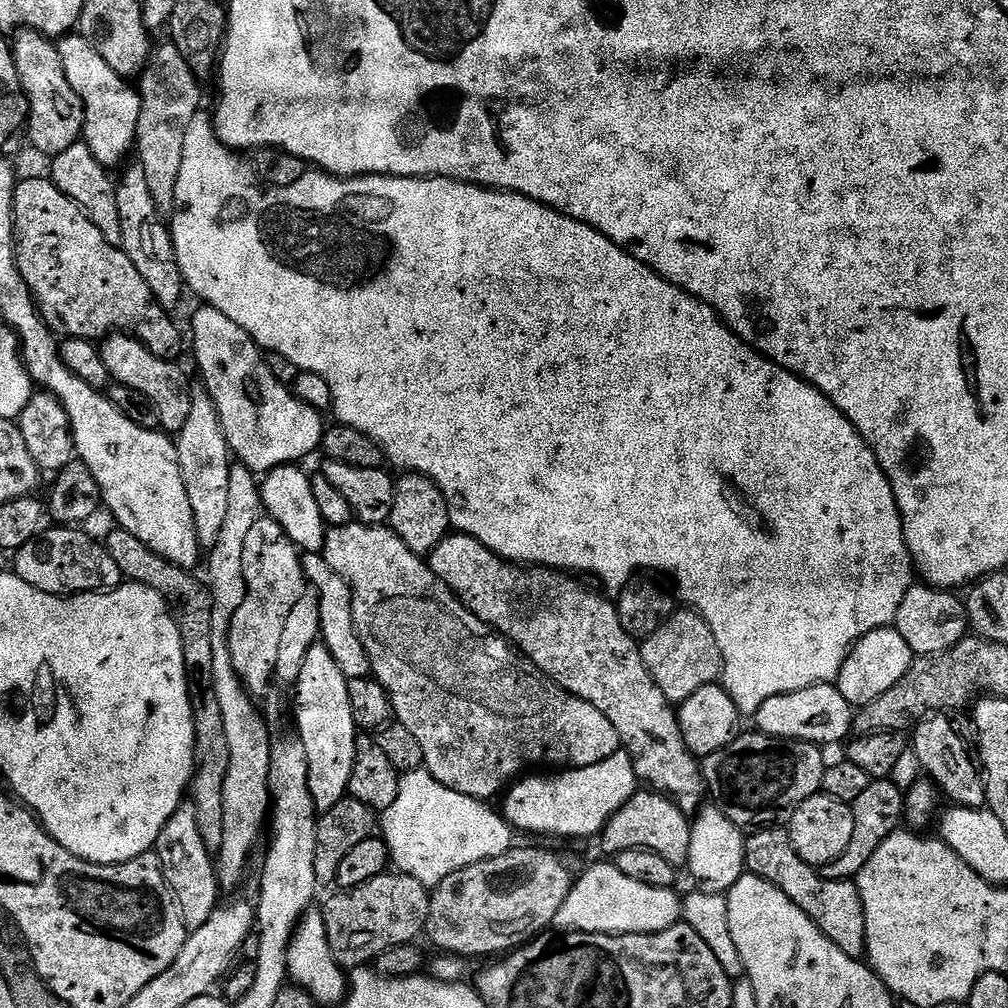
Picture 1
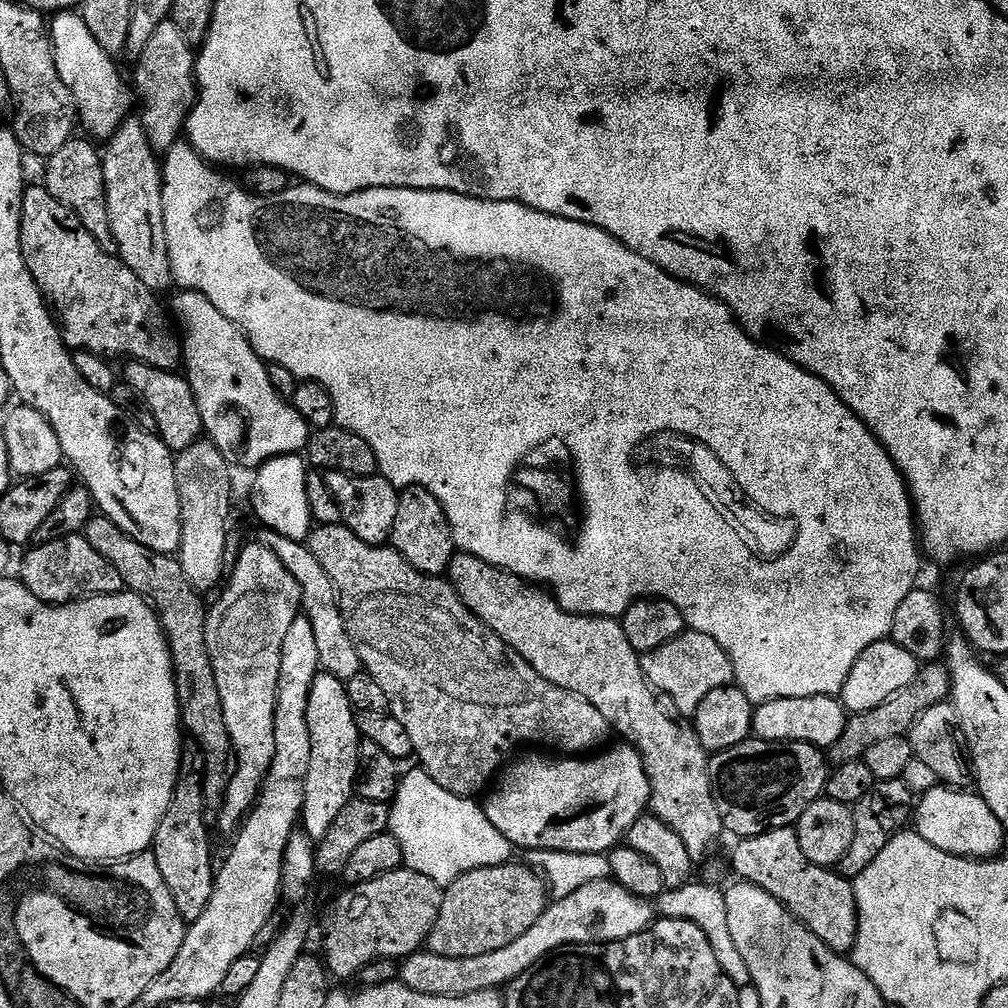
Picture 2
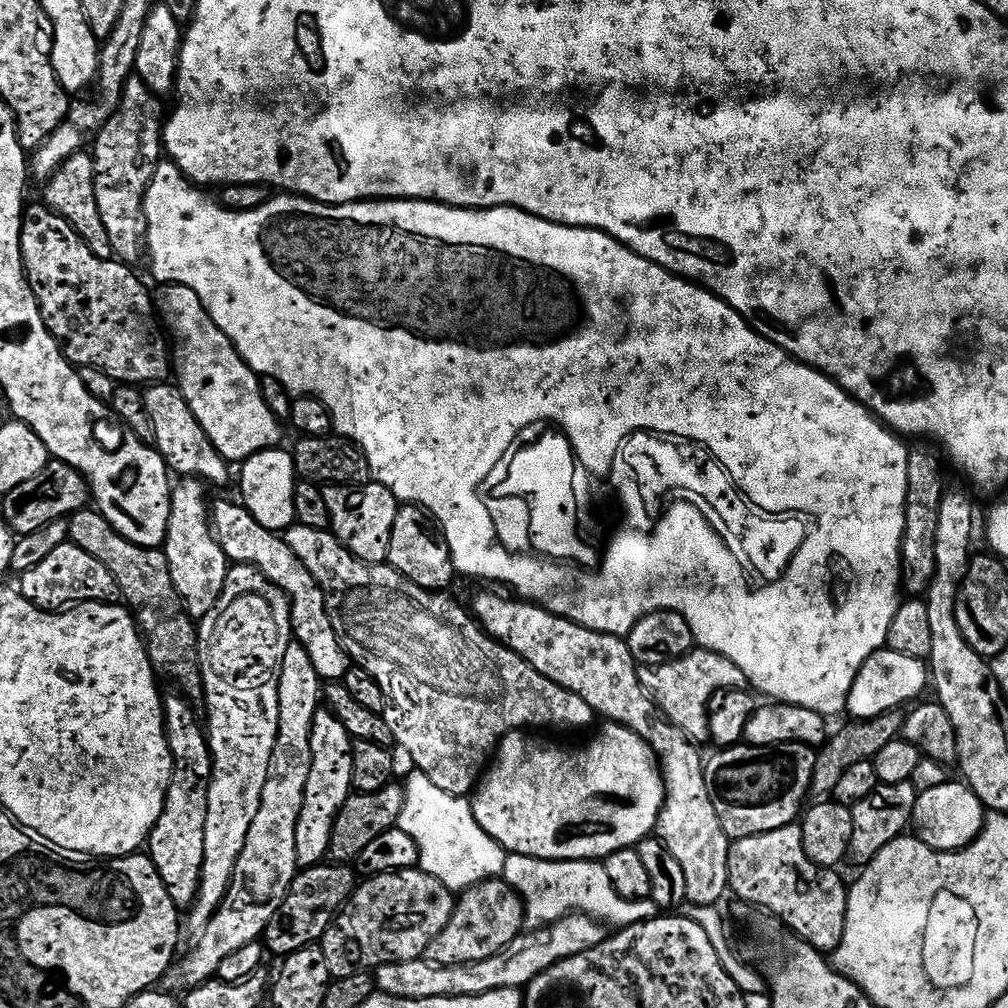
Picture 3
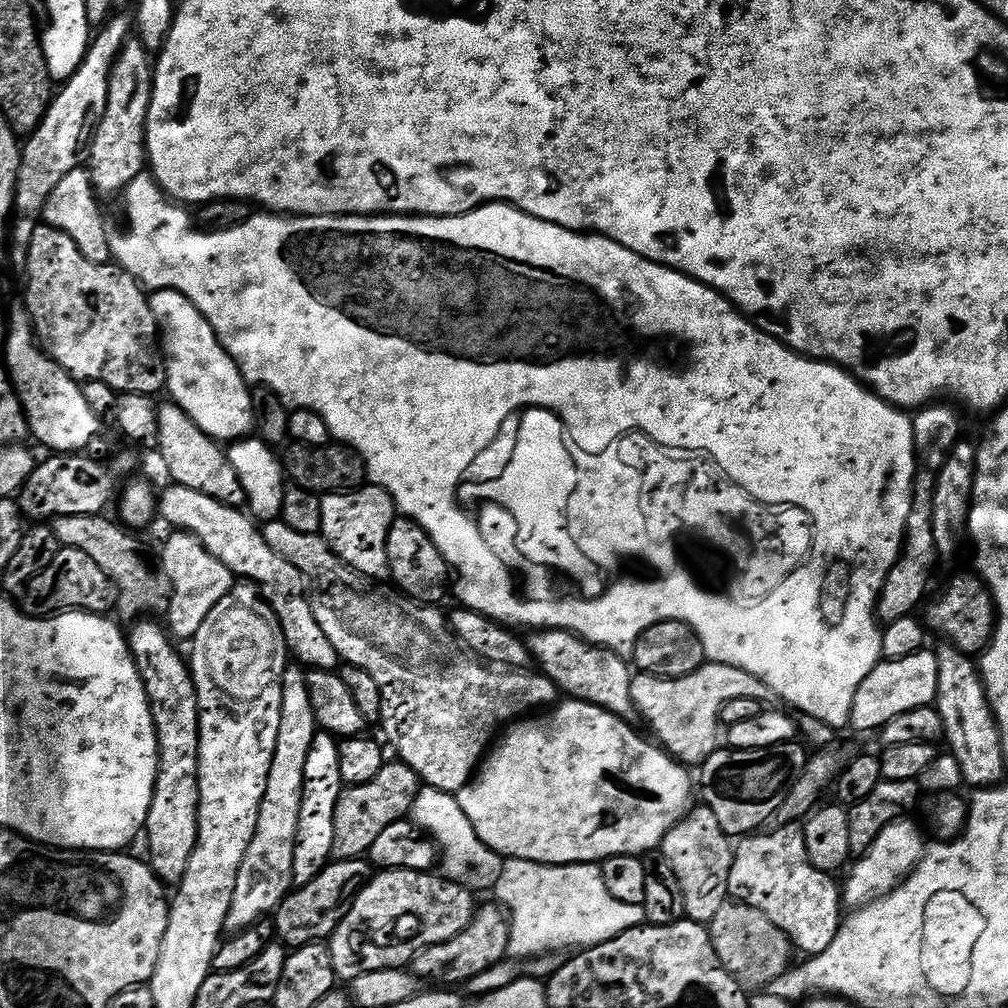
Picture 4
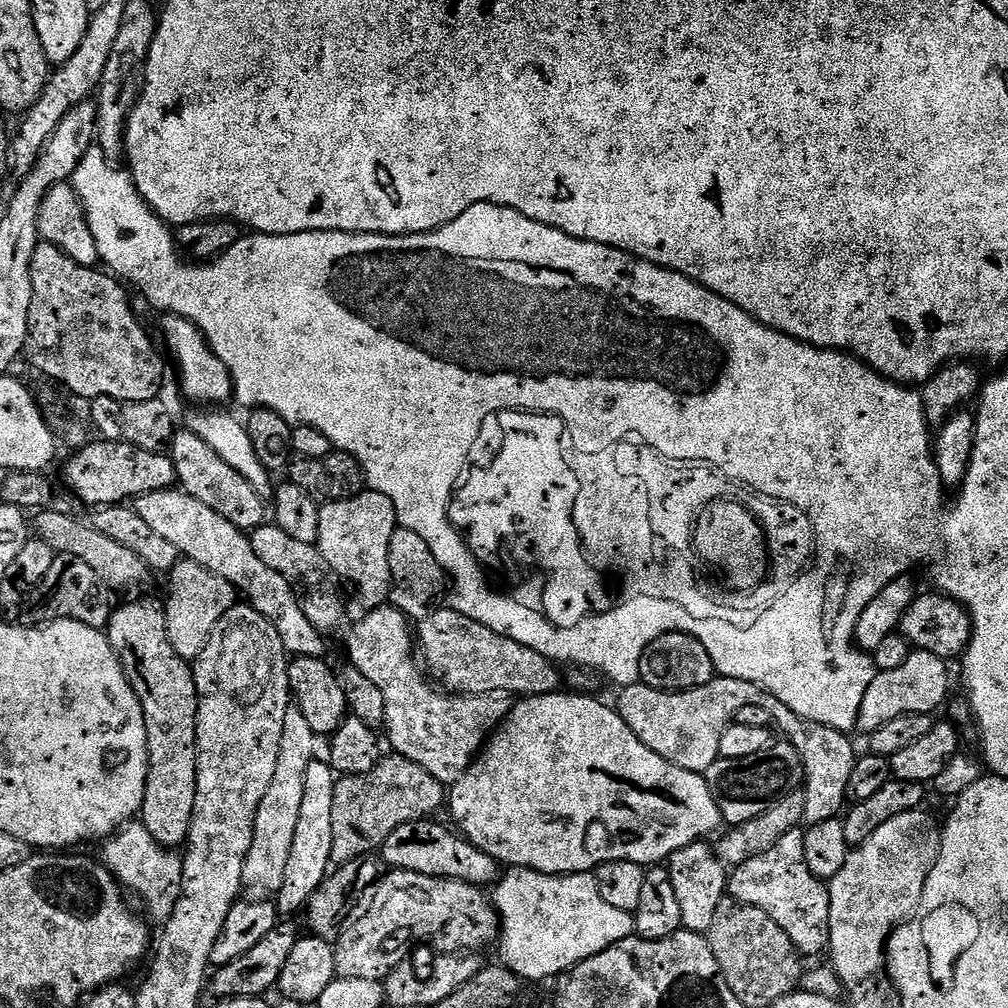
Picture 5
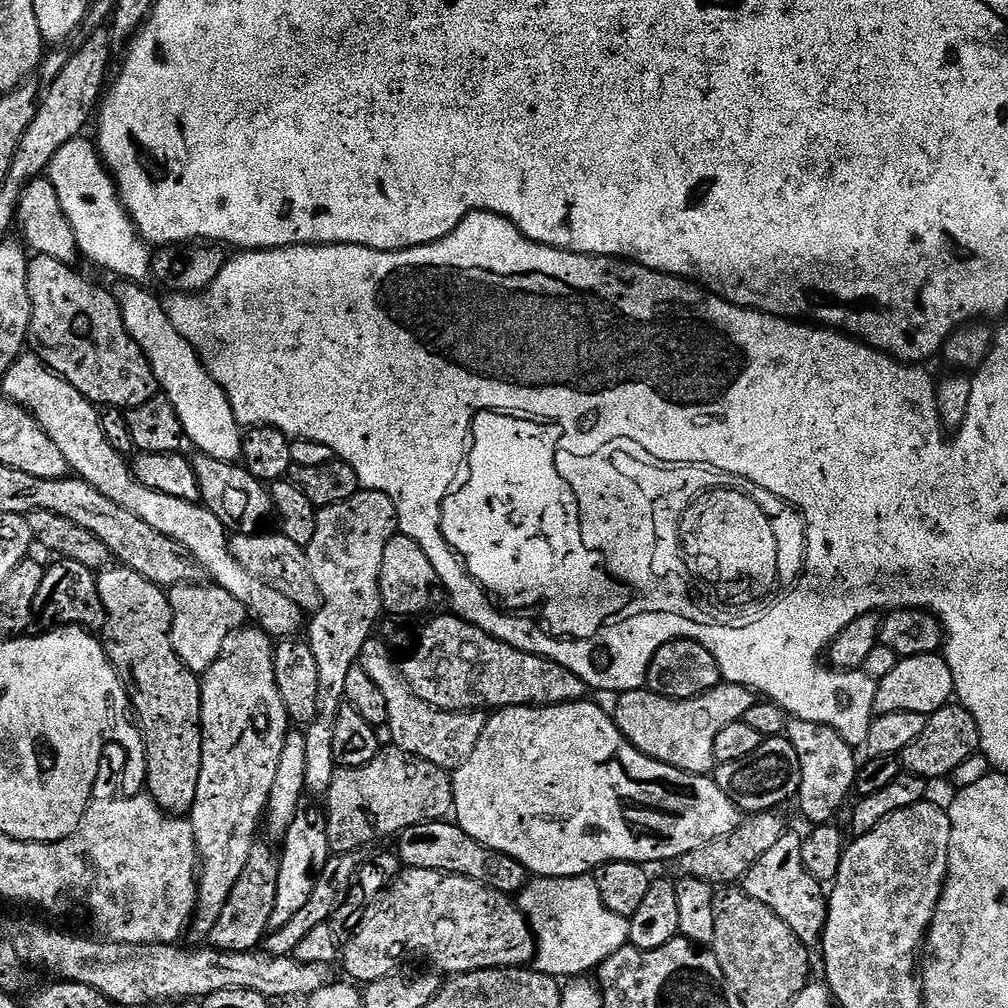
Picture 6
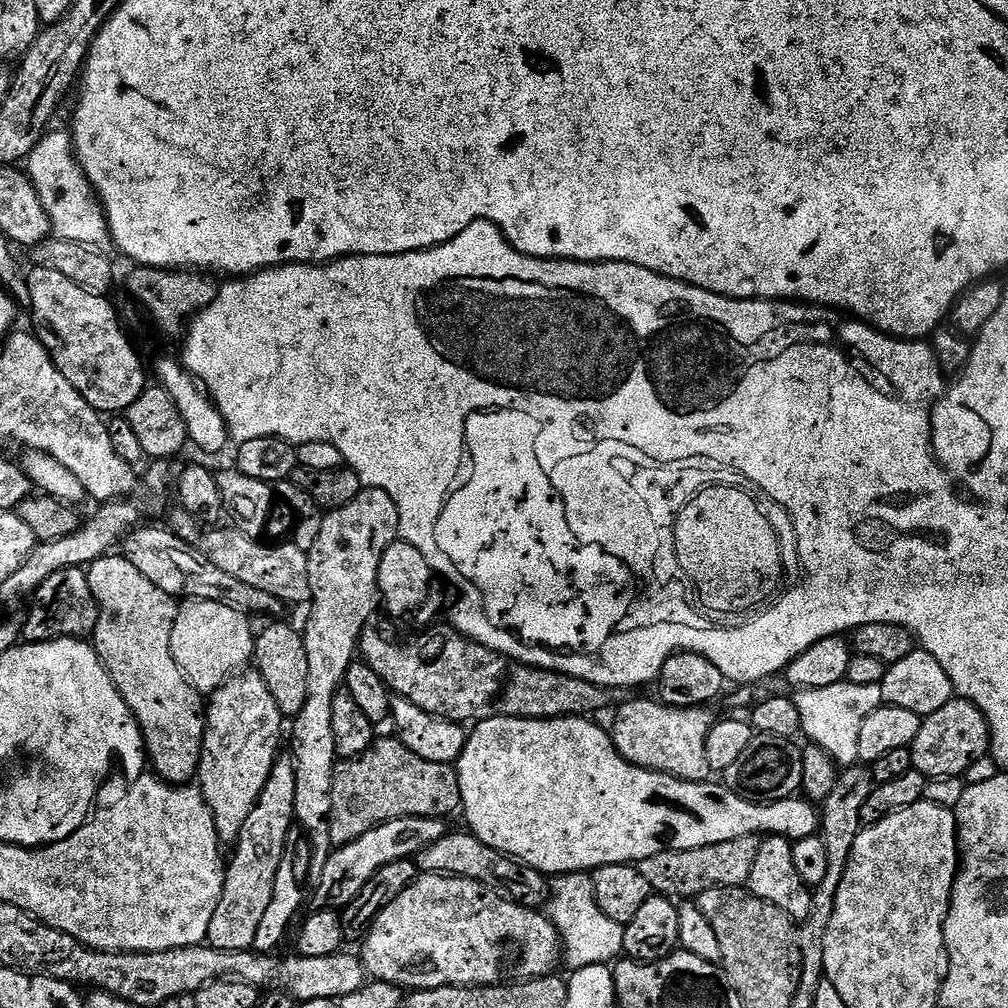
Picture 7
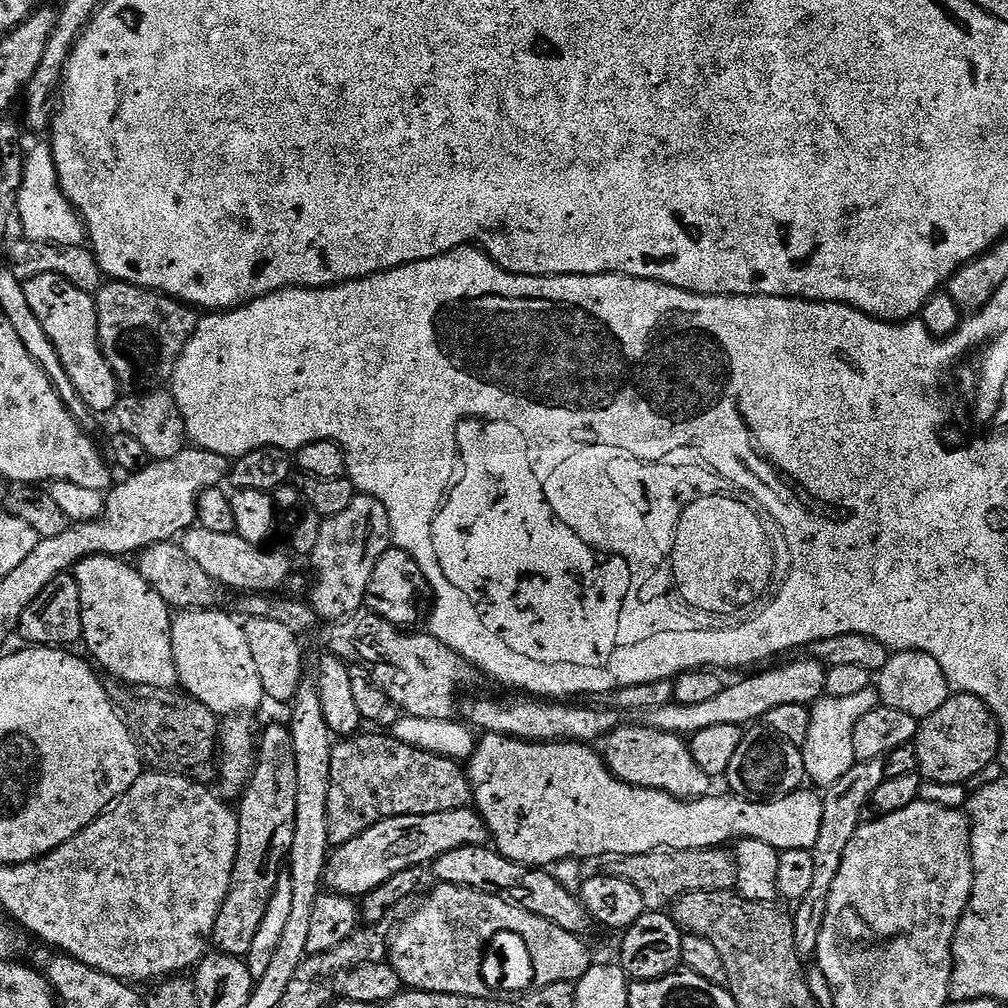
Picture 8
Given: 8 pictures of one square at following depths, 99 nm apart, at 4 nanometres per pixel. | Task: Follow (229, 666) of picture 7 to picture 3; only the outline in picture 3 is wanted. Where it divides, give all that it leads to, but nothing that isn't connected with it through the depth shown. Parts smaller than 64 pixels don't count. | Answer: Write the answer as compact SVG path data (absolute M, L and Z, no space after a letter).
M195 478L181 479L173 487L168 537L162 545L184 611L197 622L203 620L205 614L218 602L226 586L230 567L228 555L222 550L210 523L210 503L204 491L204 481Z

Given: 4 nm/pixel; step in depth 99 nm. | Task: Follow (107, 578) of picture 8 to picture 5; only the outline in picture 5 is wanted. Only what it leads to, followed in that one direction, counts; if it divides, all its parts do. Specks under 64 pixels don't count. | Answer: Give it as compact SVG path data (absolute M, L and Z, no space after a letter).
M163 599L132 600L121 608L119 605L108 619L106 635L110 646L122 662L134 694L140 700L146 722L148 777L144 807L140 809L139 819L146 826L146 830L150 830L154 842L158 842L164 848L176 850L187 845L196 797L196 722L200 718L200 698L196 694L192 664L183 660L178 650L170 646L166 604Z

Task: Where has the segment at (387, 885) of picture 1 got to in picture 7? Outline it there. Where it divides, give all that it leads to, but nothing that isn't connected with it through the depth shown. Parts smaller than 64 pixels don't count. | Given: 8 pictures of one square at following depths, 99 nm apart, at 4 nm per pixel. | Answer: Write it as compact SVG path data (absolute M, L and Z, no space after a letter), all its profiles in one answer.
M420 874L376 915L376 921L362 941L362 959L365 973L373 981L397 984L402 990L488 986L501 979L500 951L507 940L517 944L524 955L525 977L551 976L557 971L556 963L560 964L562 960L561 939L555 925L543 911L523 908L517 901L494 894L486 885L468 880L465 876Z

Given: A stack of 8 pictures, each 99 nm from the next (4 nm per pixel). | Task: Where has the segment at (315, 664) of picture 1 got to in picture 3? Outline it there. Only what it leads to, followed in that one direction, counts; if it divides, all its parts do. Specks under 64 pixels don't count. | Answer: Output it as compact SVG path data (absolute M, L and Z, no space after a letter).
M330 710L314 714L310 750L310 779L306 781L306 794L302 802L302 814L298 818L298 830L294 834L296 863L301 869L325 863L336 816L342 806L353 795L352 787L352 746L353 738L342 726L342 722Z

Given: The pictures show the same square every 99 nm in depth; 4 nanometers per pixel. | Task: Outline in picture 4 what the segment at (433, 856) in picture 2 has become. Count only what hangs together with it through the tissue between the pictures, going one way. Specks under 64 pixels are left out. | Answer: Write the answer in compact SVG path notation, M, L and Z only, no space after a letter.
M425 785L420 789L411 815L413 821L437 843L440 851L440 872L445 879L475 891L489 891L496 886L500 878L503 857L490 850L478 838L455 795Z

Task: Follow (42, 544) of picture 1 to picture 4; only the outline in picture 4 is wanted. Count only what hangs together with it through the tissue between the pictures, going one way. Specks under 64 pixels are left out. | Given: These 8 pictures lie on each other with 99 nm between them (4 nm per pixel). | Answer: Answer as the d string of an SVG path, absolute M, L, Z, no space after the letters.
M61 547L54 562L50 562L50 566L46 566L38 578L28 583L23 600L23 611L41 618L73 610L108 614L111 613L111 608L117 607L118 593L116 583L104 573L98 562L94 562L94 558L90 558L90 554L82 554L82 550L77 548Z

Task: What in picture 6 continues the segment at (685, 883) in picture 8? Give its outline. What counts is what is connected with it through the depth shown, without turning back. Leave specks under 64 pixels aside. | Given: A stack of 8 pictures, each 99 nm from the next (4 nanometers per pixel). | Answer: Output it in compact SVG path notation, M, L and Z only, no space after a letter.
M779 811L757 812L741 819L737 828L730 830L730 834L714 838L706 842L698 850L686 853L678 861L681 877L695 876L713 886L736 886L743 881L744 876L762 858L762 854L767 854L778 838L782 838L786 831L784 820L780 817Z

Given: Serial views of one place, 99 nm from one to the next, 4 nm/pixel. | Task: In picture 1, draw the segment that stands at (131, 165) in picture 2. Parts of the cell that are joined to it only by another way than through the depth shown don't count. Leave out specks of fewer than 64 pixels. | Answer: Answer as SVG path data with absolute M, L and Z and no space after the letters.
M132 166L124 177L119 177L116 193L118 218L122 220L122 242L119 247L123 248L130 262L138 266L138 274L146 278L146 286L150 286L152 299L164 308L175 309L175 304L186 296L184 276L180 273L169 225L160 221L163 220L162 213L156 208L154 198L150 195L150 186L146 183L144 171L139 166Z

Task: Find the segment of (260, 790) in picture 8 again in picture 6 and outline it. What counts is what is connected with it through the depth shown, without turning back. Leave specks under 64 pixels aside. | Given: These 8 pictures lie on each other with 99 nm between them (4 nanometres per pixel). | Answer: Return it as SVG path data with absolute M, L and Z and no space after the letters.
M264 842L257 843L246 862L246 870L242 870L242 878L230 890L230 898L226 898L226 906L222 906L218 922L214 922L214 930L210 930L207 943L211 947L220 952L250 952L261 947L270 931L268 923L274 910L274 894L278 894L279 869L277 853L272 853Z

